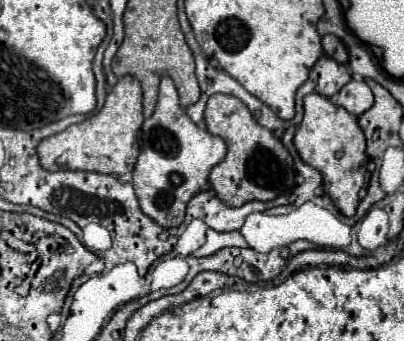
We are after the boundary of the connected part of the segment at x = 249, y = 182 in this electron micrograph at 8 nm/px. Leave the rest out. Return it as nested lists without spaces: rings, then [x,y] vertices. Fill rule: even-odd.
[[[211,95],[205,107],[205,125],[211,135],[227,143],[227,155],[211,169],[209,183],[215,195],[229,207],[241,207],[247,201],[271,201],[295,185],[295,169],[289,151],[273,135],[273,131],[257,125],[249,109],[233,95]]]

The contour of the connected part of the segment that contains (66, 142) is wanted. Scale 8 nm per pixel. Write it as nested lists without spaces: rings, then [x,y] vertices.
[[[127,75],[117,81],[111,93],[105,99],[105,105],[99,113],[93,113],[83,123],[71,125],[65,131],[43,139],[37,145],[37,155],[41,167],[47,171],[57,169],[79,169],[79,171],[95,171],[95,173],[113,173],[125,175],[129,173],[139,157],[137,133],[143,123],[143,105],[141,105],[141,85],[135,77]]]

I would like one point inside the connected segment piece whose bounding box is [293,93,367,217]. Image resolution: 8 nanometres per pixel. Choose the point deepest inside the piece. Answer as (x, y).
(326, 128)

